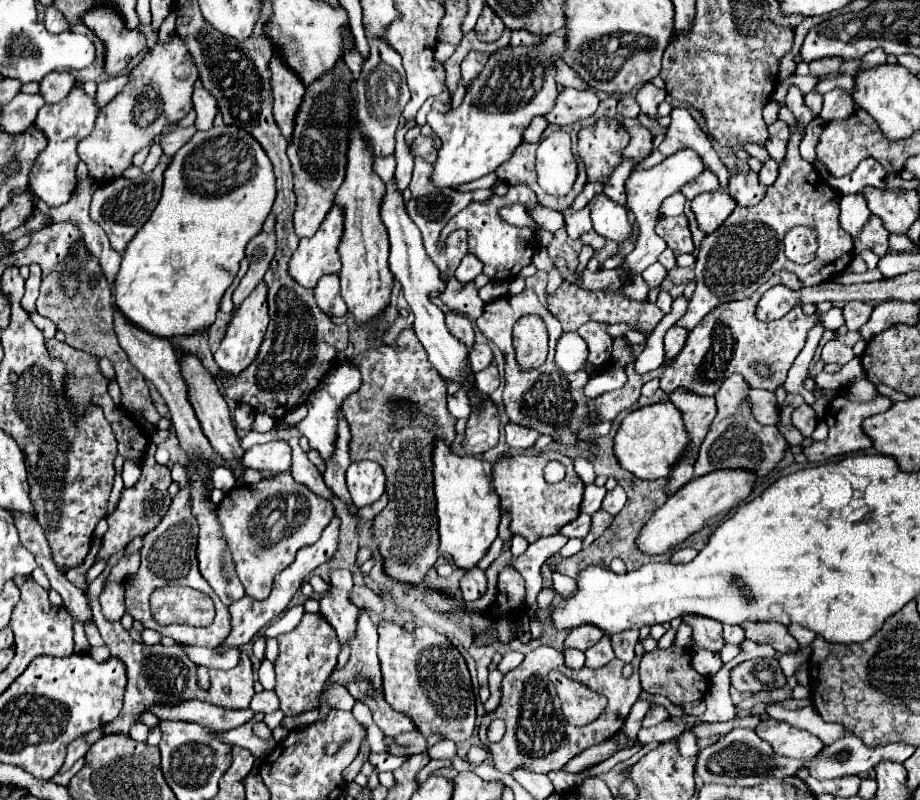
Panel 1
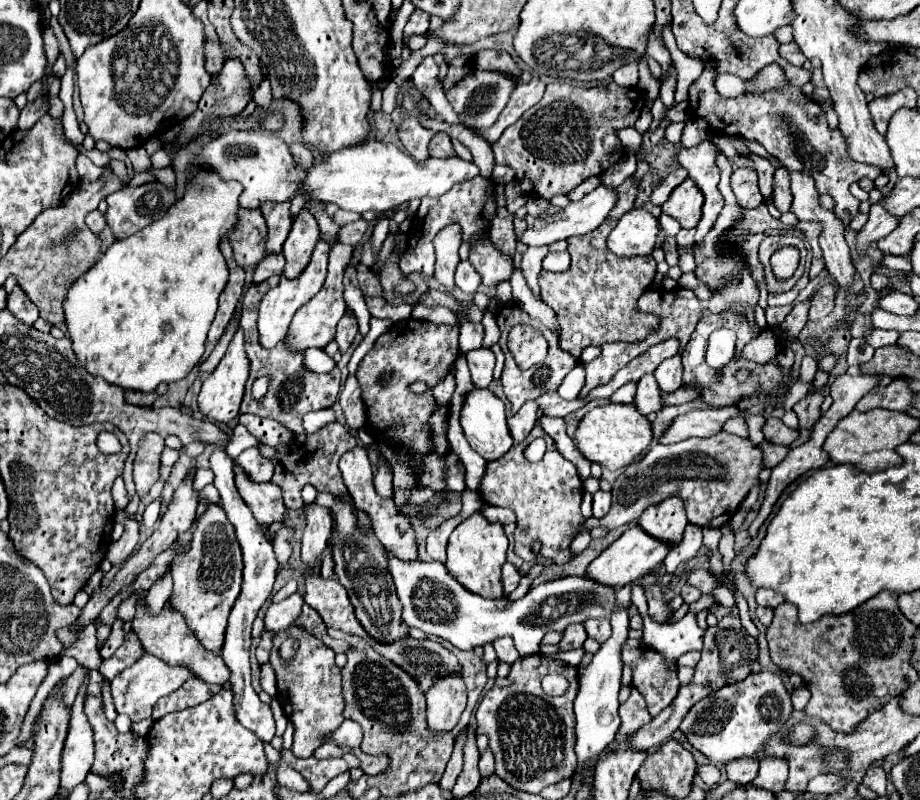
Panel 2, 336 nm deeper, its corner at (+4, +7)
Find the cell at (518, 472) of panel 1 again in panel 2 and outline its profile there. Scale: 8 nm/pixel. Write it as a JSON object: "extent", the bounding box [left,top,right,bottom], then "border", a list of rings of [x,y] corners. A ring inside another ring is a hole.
{"extent":[480,426,584,564],"border":[[[538,426],[530,432],[526,440],[520,444],[512,446],[506,456],[500,460],[488,462],[482,484],[480,484],[480,498],[484,504],[490,506],[502,506],[510,508],[516,514],[516,530],[514,530],[514,540],[516,540],[516,552],[522,556],[526,562],[534,562],[536,554],[530,550],[532,542],[538,540],[542,544],[540,554],[544,558],[554,560],[556,564],[566,564],[566,560],[572,560],[576,554],[570,550],[570,544],[576,536],[576,528],[584,522],[580,514],[580,502],[582,502],[582,480],[576,472],[576,466],[572,466],[568,460],[564,460],[552,438]],[[534,438],[544,438],[546,440],[546,454],[540,462],[528,462],[524,458],[524,448],[534,440]]]}

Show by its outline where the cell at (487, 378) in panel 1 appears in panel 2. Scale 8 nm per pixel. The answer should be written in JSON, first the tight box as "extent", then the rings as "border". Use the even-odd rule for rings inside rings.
{"extent":[466,348,494,388],"border":[[[476,348],[466,354],[468,368],[472,374],[472,382],[476,388],[488,388],[492,382],[492,370],[494,370],[494,352],[490,348]]]}

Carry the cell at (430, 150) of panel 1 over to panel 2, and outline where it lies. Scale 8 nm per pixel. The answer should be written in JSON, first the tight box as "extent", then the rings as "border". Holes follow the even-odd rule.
{"extent":[430,132,458,158],"border":[[[438,132],[434,136],[434,140],[430,142],[430,156],[434,158],[446,158],[446,156],[458,156],[452,148],[452,142],[450,142],[450,136],[446,132]]]}

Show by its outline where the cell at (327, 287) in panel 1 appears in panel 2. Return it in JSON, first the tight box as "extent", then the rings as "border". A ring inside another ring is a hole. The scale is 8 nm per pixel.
{"extent":[286,244,352,352],"border":[[[332,244],[330,246],[330,262],[328,262],[328,276],[326,276],[326,282],[322,286],[322,290],[308,302],[304,304],[292,318],[292,324],[288,328],[288,334],[286,334],[286,348],[290,352],[304,352],[308,348],[326,348],[326,344],[330,340],[334,340],[334,334],[336,334],[336,324],[338,320],[344,316],[346,312],[346,302],[344,302],[344,284],[342,284],[342,274],[344,274],[344,268],[348,264],[348,260],[352,258],[352,246],[348,244]]]}

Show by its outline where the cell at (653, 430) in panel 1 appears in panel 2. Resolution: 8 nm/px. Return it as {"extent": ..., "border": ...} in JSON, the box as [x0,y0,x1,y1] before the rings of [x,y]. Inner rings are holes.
{"extent":[574,404,652,470],"border":[[[604,404],[590,410],[578,424],[574,432],[574,444],[578,452],[590,460],[598,462],[608,470],[622,470],[634,458],[648,450],[652,440],[650,422],[636,410],[634,404]]]}

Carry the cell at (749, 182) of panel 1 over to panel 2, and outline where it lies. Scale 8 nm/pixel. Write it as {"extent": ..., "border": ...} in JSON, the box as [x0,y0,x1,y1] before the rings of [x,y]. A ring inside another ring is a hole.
{"extent":[732,168,762,208],"border":[[[738,168],[732,172],[732,190],[742,208],[756,208],[762,204],[758,176],[752,168]]]}

